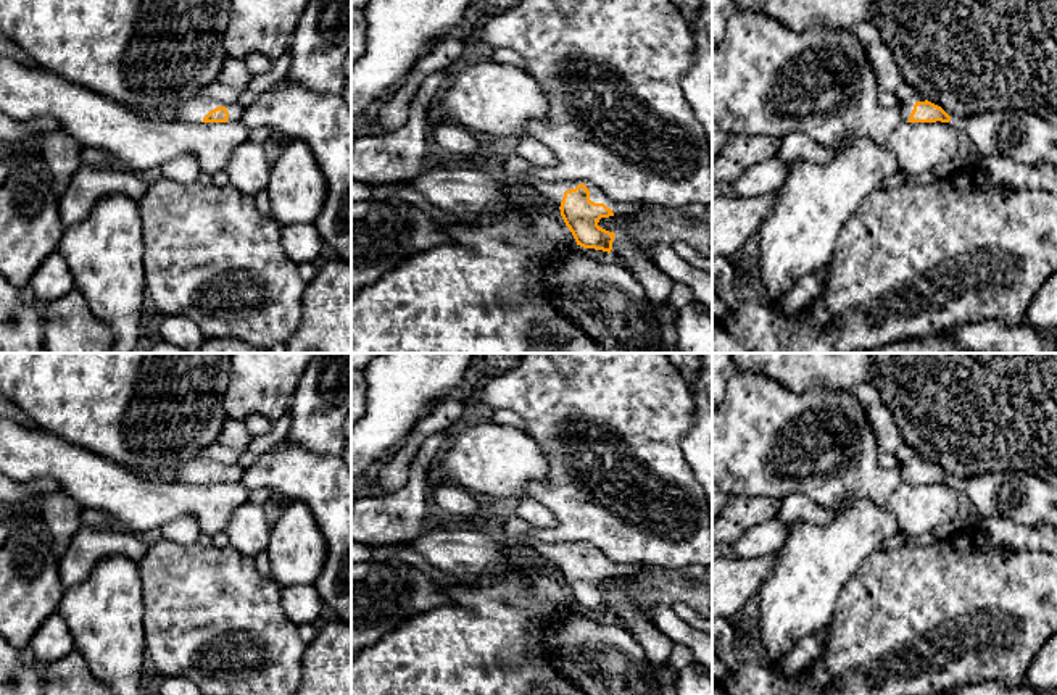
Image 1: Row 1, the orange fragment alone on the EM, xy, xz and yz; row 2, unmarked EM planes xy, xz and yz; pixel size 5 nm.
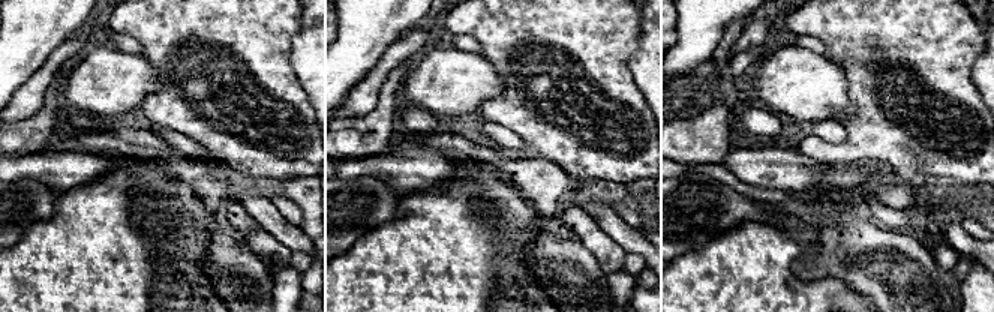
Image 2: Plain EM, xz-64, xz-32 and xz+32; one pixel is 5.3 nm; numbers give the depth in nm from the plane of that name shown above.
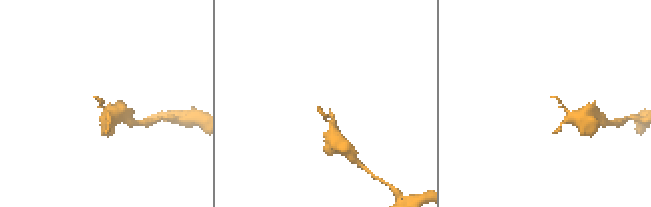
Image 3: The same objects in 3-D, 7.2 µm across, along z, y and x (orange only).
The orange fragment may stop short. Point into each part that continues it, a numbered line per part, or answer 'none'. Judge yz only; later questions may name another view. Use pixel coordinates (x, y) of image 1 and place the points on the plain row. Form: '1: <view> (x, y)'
1: yz (906, 468)

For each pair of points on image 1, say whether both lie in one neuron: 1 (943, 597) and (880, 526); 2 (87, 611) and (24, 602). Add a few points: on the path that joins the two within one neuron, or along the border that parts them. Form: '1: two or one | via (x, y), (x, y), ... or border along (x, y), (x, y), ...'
1: two | border along (878, 549), (853, 576)
2: two | border along (66, 589), (55, 611)

